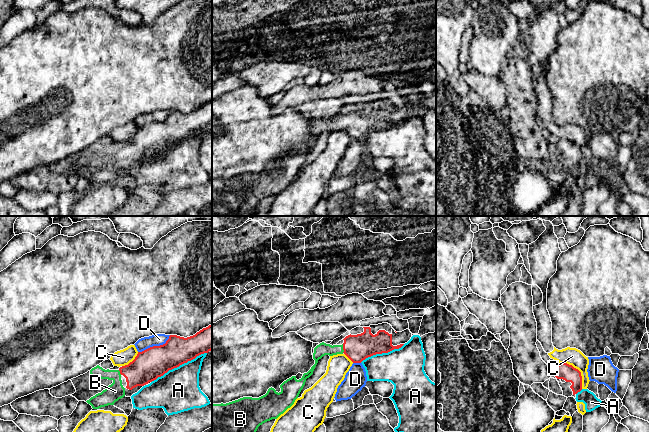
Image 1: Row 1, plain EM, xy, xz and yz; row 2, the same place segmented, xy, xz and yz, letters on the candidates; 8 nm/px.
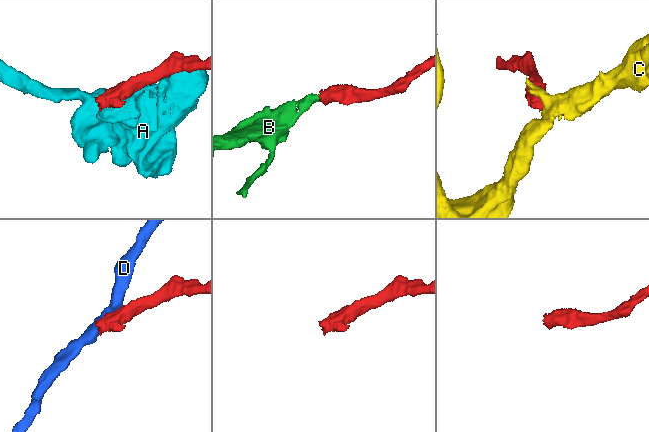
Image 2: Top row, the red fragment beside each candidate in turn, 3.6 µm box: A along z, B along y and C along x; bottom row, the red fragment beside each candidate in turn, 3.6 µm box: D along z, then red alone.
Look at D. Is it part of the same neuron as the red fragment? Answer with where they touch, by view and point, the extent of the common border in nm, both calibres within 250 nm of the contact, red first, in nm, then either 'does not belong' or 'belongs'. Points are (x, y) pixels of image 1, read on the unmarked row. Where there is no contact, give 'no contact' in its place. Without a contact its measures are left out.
meets red in xy at (155, 122); contact 300 nm long; 240 nm thick on the red side, 100 nm on the other; does not belong

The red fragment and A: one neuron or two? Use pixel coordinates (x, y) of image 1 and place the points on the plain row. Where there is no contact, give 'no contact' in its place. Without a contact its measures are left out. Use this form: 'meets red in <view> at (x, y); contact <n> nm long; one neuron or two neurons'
meets red in xy at (178, 142); contact 500 nm long; two neurons

